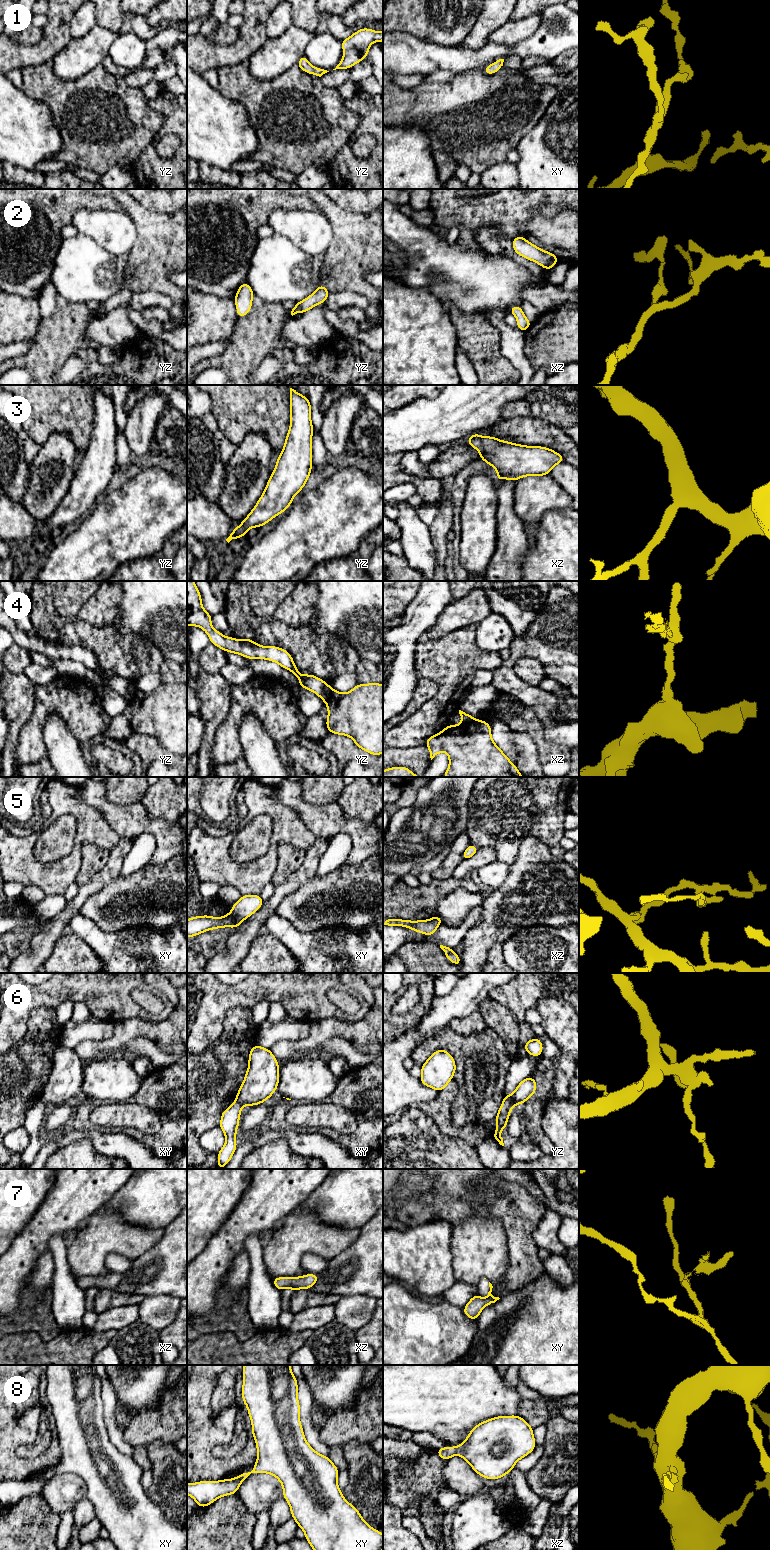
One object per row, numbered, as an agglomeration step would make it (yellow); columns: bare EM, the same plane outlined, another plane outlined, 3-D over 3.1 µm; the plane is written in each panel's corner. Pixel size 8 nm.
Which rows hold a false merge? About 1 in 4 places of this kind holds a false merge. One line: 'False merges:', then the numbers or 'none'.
False merges: 4, 5, 7

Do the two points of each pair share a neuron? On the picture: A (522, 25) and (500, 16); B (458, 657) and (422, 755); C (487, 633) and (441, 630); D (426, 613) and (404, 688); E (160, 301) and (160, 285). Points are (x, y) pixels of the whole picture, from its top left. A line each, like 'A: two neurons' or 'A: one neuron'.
A: two neurons
B: two neurons
C: two neurons
D: one neuron
E: two neurons

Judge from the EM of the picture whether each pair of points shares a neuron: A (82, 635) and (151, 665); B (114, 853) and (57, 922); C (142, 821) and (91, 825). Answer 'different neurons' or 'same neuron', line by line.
A: same neuron
B: same neuron
C: different neurons

